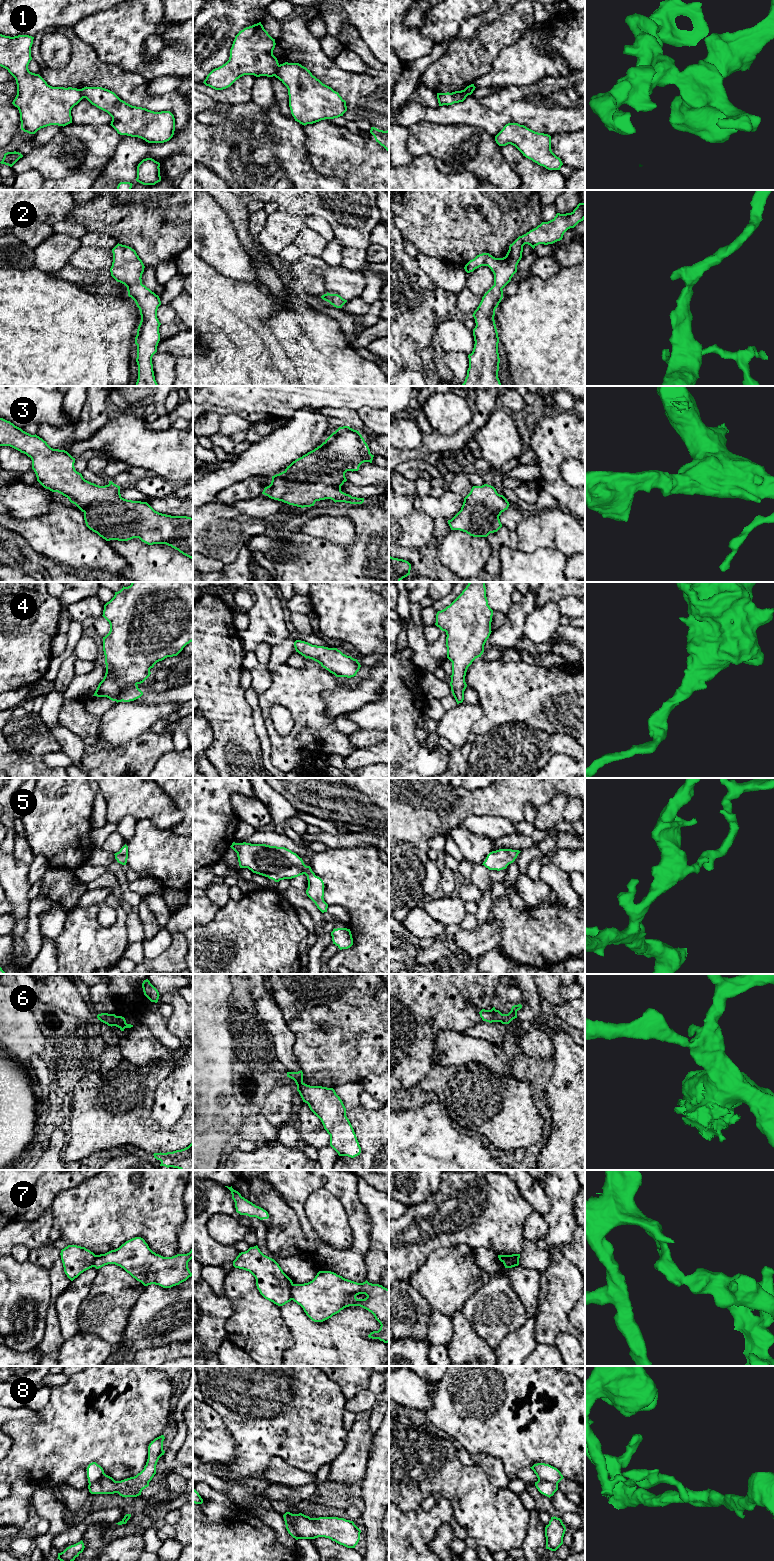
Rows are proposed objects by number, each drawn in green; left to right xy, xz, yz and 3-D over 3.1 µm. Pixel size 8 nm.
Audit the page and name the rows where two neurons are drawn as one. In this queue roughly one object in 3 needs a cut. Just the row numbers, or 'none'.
1, 7, 8

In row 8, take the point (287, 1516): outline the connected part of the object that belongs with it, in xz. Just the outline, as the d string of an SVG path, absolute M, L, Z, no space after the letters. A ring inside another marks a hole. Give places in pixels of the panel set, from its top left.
M286 1512L284 1515L284 1521L285 1521L285 1525L286 1525L286 1529L288 1531L288 1533L295 1538L296 1540L299 1539L299 1537L297 1536L292 1524L291 1524L291 1513L290 1512Z

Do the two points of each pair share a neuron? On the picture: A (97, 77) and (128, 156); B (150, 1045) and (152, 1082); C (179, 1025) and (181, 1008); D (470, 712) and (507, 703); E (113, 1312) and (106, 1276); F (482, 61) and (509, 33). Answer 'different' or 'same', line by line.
A: different
B: different
C: same
D: different
E: same
F: same

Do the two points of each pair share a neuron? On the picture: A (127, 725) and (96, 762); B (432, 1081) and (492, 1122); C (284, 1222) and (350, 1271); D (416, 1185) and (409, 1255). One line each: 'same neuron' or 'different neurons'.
A: different neurons
B: same neuron
C: different neurons
D: different neurons

